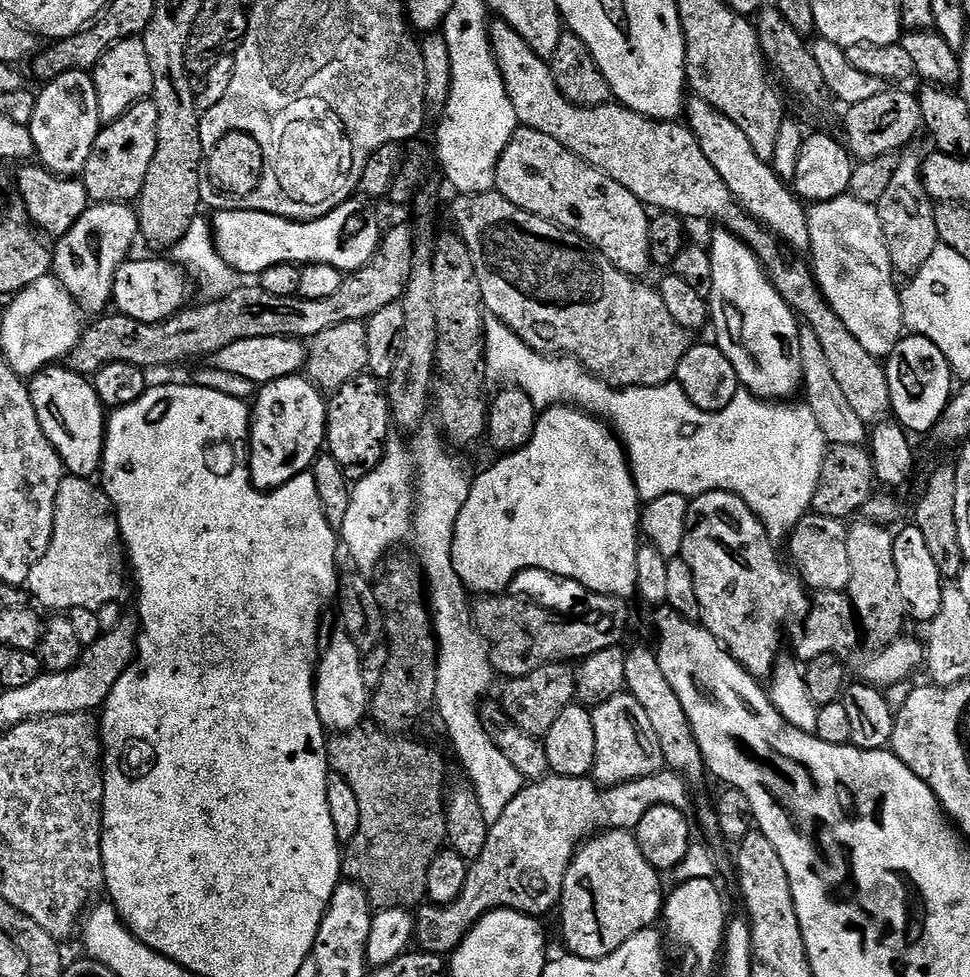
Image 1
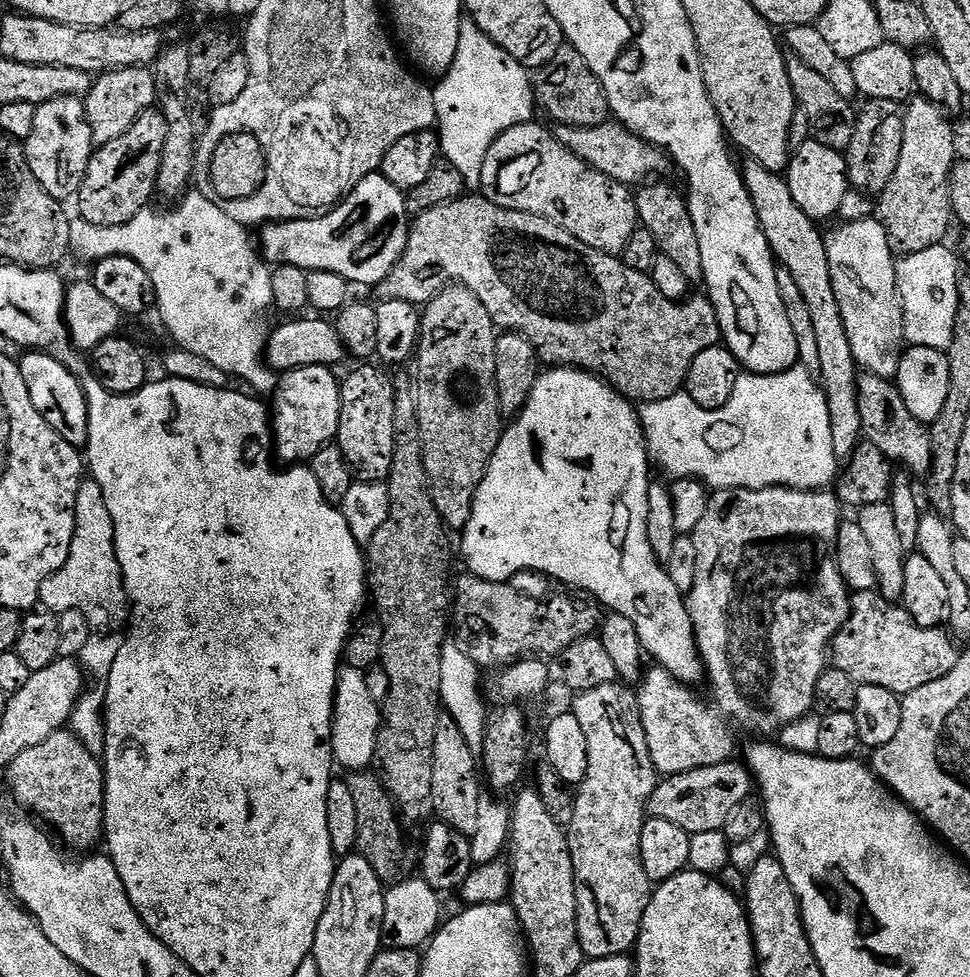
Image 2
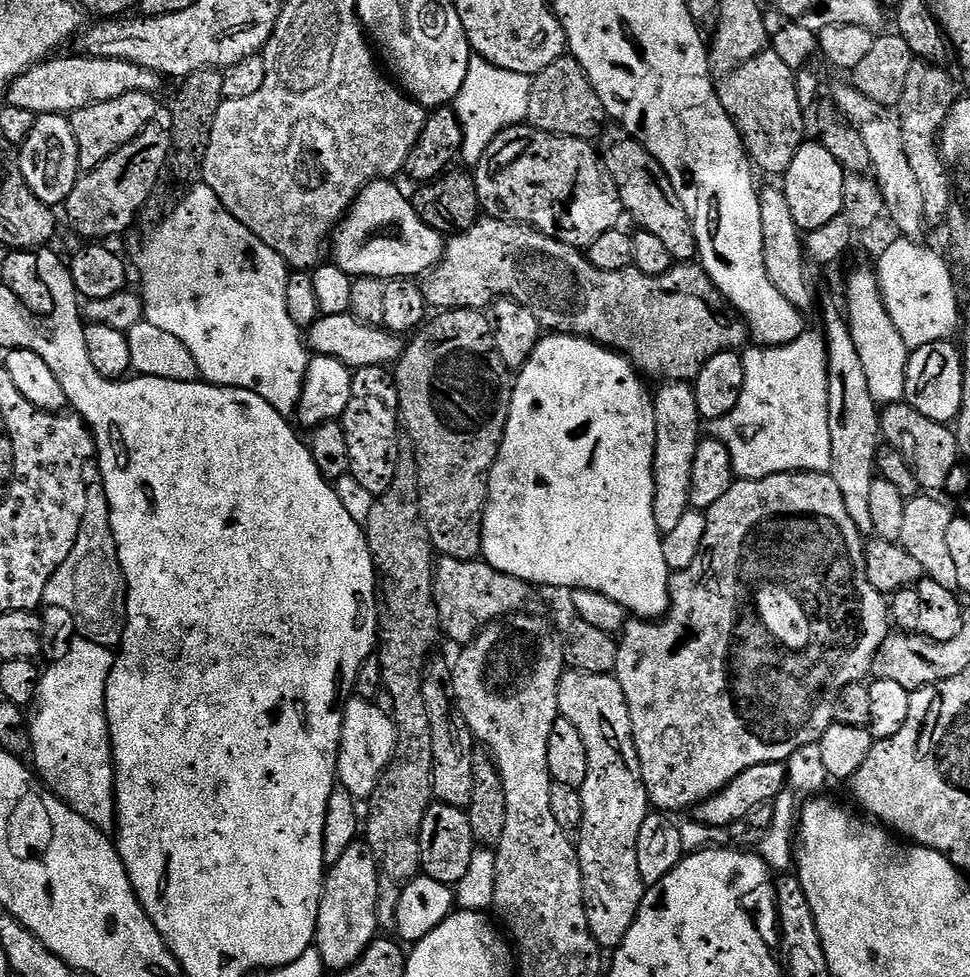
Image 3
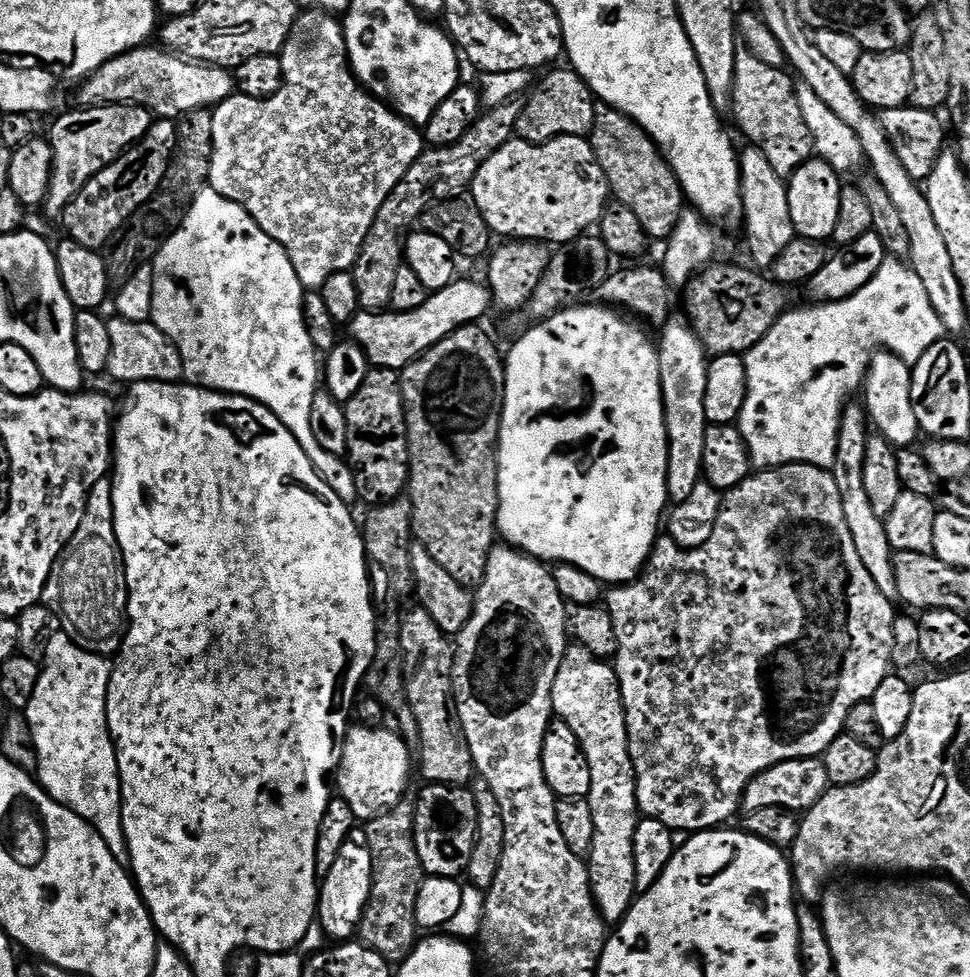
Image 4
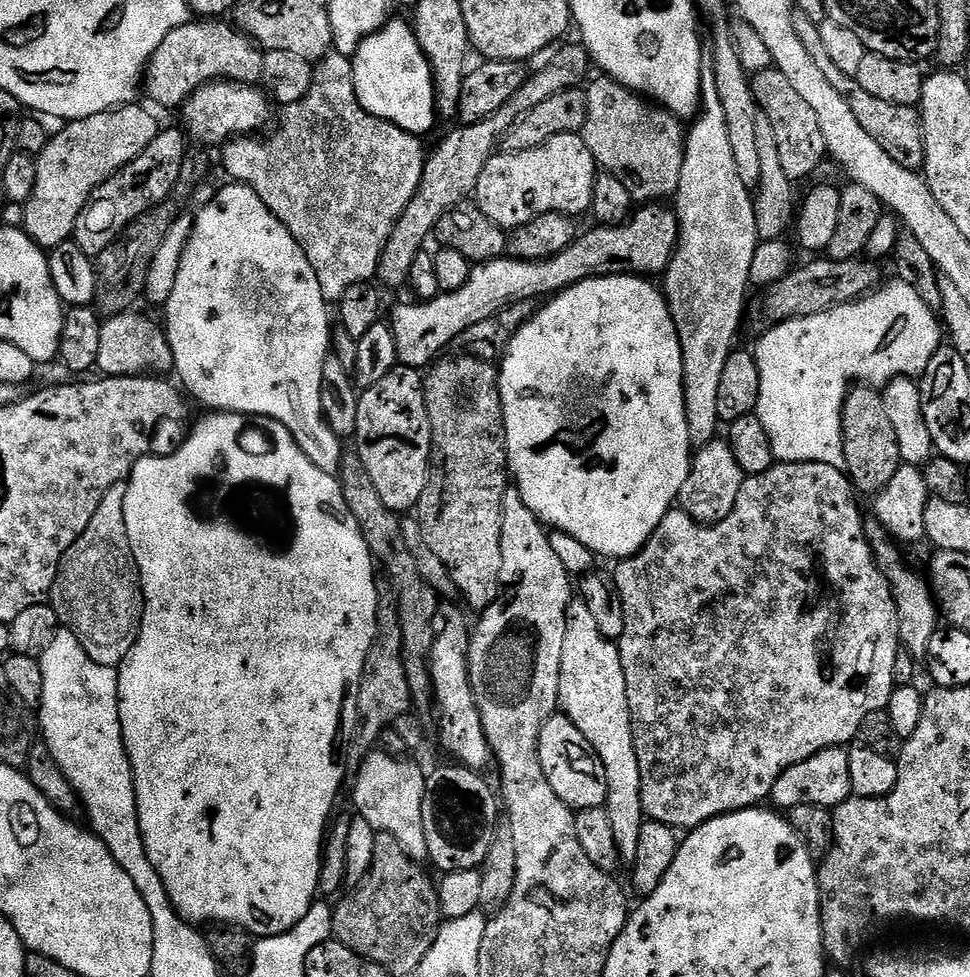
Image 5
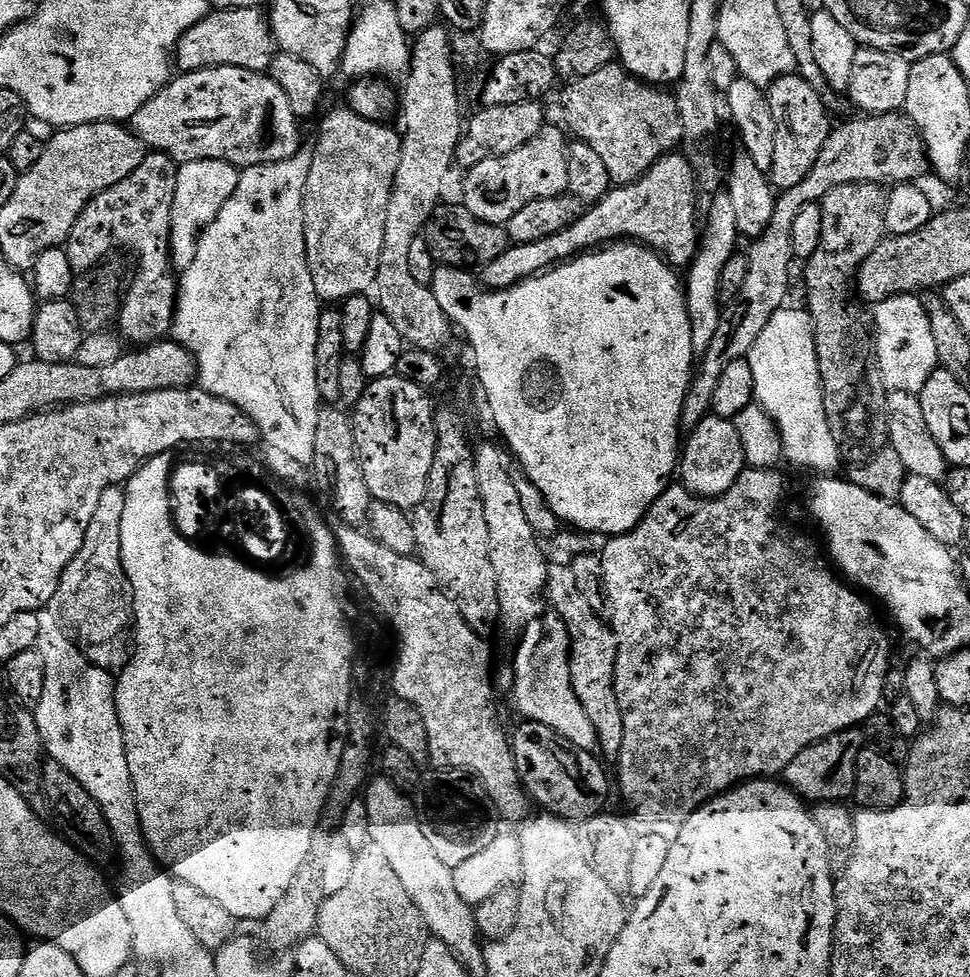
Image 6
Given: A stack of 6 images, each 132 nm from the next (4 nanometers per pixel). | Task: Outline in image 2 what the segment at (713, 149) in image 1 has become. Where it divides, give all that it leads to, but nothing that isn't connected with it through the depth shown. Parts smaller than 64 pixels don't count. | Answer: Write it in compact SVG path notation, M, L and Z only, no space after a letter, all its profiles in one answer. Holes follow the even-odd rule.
M755 162L745 163L742 168L744 185L748 188L748 197L754 202L754 210L758 214L760 229L766 234L766 242L772 250L779 267L790 270L790 278L802 293L806 307L810 310L810 319L814 325L814 339L818 342L818 383L824 393L830 410L830 434L834 438L834 454L837 458L847 458L861 443L860 407L858 406L858 365L850 350L850 338L846 334L846 322L842 318L842 306L838 306L838 298L834 294L834 282L830 278L830 262L826 258L825 233L819 232L817 221L811 220L794 202L794 194L790 194L790 186L783 175L766 170Z

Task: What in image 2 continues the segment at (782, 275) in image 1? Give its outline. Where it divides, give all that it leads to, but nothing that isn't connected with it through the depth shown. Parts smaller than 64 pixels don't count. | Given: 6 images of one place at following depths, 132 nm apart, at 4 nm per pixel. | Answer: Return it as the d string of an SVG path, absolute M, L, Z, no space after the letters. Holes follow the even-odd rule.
M609 122L593 128L566 128L555 129L554 135L562 146L566 146L582 162L586 162L594 170L606 174L619 184L640 186L651 181L664 167L669 167L670 161L653 144L647 144L642 138L635 136L629 128L619 122ZM864 372L857 379L856 386L863 439L869 444L878 446L878 450L882 450L882 454L886 454L888 459L897 465L905 464L909 468L905 468L909 473L931 473L934 463L932 433L926 427L925 421L914 418L914 414L910 414L895 383L891 379L875 376L873 372Z

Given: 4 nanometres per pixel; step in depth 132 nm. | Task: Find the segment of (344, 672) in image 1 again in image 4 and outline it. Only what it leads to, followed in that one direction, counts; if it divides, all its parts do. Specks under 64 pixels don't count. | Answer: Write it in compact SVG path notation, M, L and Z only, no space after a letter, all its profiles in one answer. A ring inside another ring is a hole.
M352 726L344 739L340 767L334 773L334 788L339 799L354 810L357 821L367 822L381 816L405 799L408 775L414 772L414 756L399 731L391 732L390 728Z

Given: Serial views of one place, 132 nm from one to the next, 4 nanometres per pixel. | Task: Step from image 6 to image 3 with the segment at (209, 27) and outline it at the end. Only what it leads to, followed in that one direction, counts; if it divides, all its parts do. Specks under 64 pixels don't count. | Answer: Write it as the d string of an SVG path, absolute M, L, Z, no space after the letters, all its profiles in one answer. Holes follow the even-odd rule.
M87 54L57 55L49 58L43 64L33 64L8 87L6 100L8 104L18 106L18 110L30 110L36 116L62 116L82 110L86 106L94 106L98 102L110 102L122 94L131 92L159 93L161 77L146 70L142 66L134 66L134 62L126 62L118 58L94 58Z

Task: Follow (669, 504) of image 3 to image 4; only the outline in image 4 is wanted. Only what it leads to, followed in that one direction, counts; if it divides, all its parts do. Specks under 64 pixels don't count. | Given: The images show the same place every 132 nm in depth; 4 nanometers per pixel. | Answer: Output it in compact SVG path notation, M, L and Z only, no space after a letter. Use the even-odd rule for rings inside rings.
M669 319L658 339L664 417L668 430L668 498L673 505L686 502L694 486L702 483L702 450L706 450L706 430L709 426L706 418L706 378L710 357L691 323L681 320Z

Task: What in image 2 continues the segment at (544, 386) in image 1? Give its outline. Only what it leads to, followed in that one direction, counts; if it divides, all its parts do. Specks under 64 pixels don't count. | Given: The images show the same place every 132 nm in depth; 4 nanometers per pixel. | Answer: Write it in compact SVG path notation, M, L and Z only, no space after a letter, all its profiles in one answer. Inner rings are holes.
M803 366L777 376L737 376L726 406L712 412L699 408L687 391L681 390L662 402L643 405L639 413L649 457L676 480L691 478L712 490L824 490L838 476L828 403L813 373Z

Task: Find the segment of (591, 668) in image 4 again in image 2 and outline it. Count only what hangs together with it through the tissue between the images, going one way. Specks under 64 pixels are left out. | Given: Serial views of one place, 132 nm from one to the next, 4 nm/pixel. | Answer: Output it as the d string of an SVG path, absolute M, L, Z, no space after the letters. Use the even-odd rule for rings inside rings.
M620 682L598 686L598 690L586 690L573 700L576 701L570 704L570 710L576 715L578 722L582 722L582 730L586 733L590 766L586 778L578 786L578 795L574 800L574 816L568 845L572 850L576 871L576 898L580 902L580 918L581 921L587 922L580 930L584 955L588 960L601 960L631 953L640 937L642 918L654 891L653 881L649 880L642 866L640 843L648 800L656 789L658 773L654 762L645 759L648 743L640 721L638 696L631 687Z

